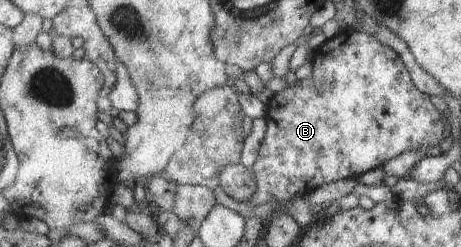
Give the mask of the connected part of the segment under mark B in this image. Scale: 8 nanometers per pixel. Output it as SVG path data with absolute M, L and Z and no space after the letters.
M348 26L336 34L333 38L327 39L321 44L314 52L312 59L312 74L310 77L300 79L291 86L287 86L280 92L274 94L270 100L265 104L264 118L268 123L268 130L265 139L262 141L258 150L258 156L251 169L255 172L255 180L257 181L257 191L246 200L250 206L260 206L260 204L271 203L272 205L282 205L294 200L298 196L306 196L314 192L318 187L328 184L337 180L352 179L384 166L388 160L398 158L400 154L414 150L418 146L438 146L444 140L444 123L440 110L434 106L432 98L425 93L420 92L416 88L416 84L410 78L410 72L406 68L406 64L402 62L402 58L398 56L398 52L384 46L374 38L370 33L363 33L356 30L351 30Z

